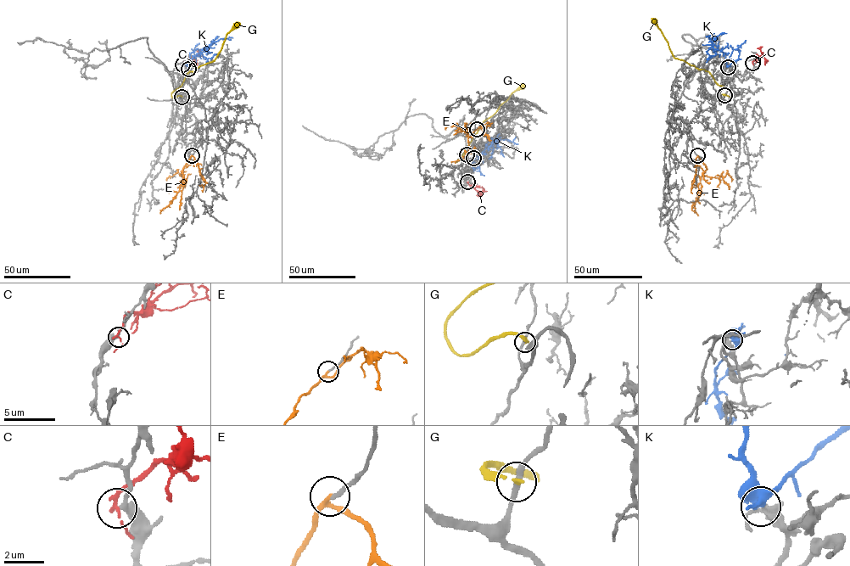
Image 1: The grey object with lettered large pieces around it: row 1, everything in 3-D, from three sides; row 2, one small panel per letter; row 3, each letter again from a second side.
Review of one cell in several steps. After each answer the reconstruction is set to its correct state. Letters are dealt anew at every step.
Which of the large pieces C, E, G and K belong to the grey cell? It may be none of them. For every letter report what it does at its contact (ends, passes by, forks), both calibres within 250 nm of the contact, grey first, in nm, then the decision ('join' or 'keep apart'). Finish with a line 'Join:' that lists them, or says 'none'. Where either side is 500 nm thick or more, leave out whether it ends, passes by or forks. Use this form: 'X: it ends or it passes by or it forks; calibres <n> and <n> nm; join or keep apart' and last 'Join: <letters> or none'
C: it passes by; calibres 260 and 180 nm; keep apart
E: it passes by; calibres 200 and 190 nm; join
G: it ends; calibres 240 and 160 nm; keep apart
K: it forks; calibres 280 and 360 nm; keep apart
Join: E

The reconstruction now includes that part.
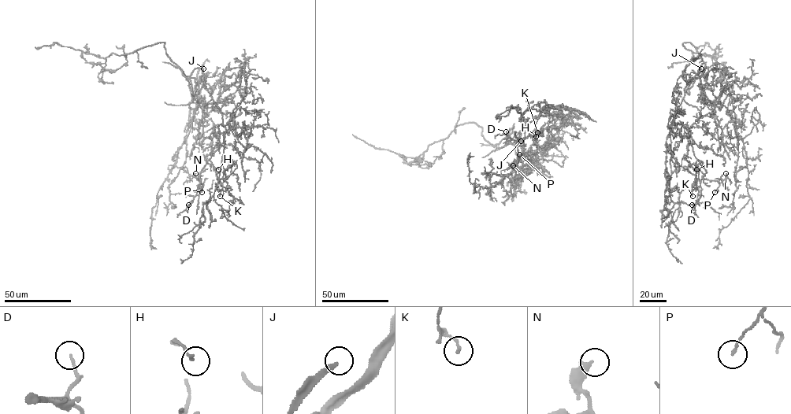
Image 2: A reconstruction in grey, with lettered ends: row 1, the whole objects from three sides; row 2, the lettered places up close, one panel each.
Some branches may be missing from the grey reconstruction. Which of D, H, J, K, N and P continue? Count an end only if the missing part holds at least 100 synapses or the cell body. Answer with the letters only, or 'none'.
J

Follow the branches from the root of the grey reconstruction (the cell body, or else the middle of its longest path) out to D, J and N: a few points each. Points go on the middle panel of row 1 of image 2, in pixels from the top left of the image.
D: (507, 140), (519, 145), (521, 131), (540, 112), (536, 130), (518, 146), (518, 140), (509, 138), (506, 131)
J: (507, 140), (514, 145), (520, 145), (520, 138), (521, 141)
N: (507, 140), (519, 145), (521, 131), (540, 112), (536, 130), (518, 146), (517, 142), (518, 159), (513, 165)

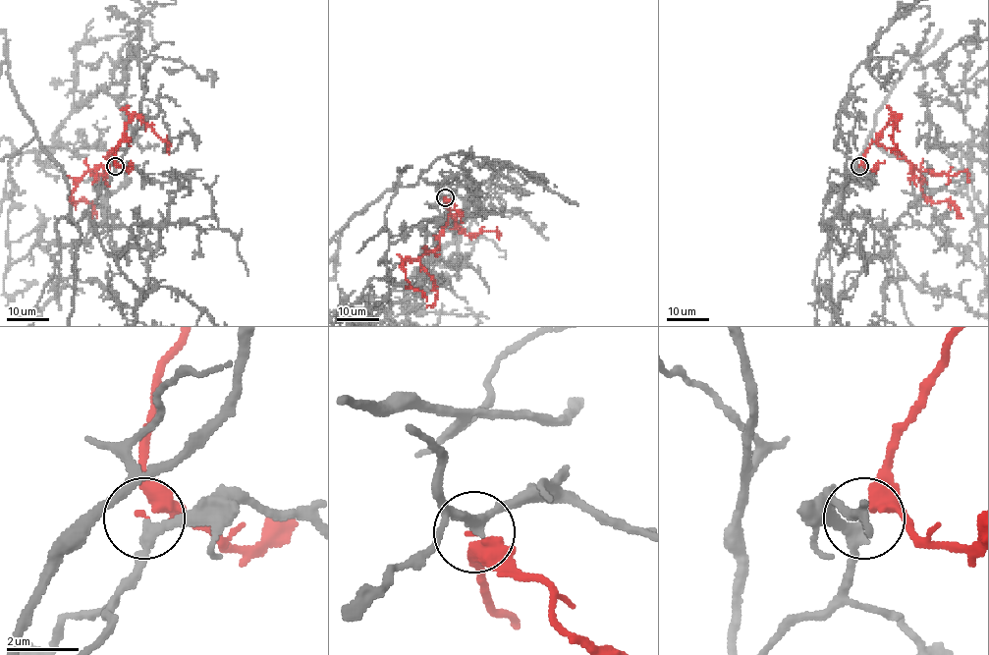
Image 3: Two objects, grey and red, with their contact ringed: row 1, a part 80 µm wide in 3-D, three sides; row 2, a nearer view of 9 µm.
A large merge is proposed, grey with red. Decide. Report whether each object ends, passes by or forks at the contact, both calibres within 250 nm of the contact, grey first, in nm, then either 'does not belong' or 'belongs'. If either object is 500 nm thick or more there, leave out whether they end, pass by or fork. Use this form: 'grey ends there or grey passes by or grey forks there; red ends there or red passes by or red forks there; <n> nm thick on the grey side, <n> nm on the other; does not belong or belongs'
grey passes by; red ends there; 260 nm thick on the grey side, 280 nm on the other; belongs

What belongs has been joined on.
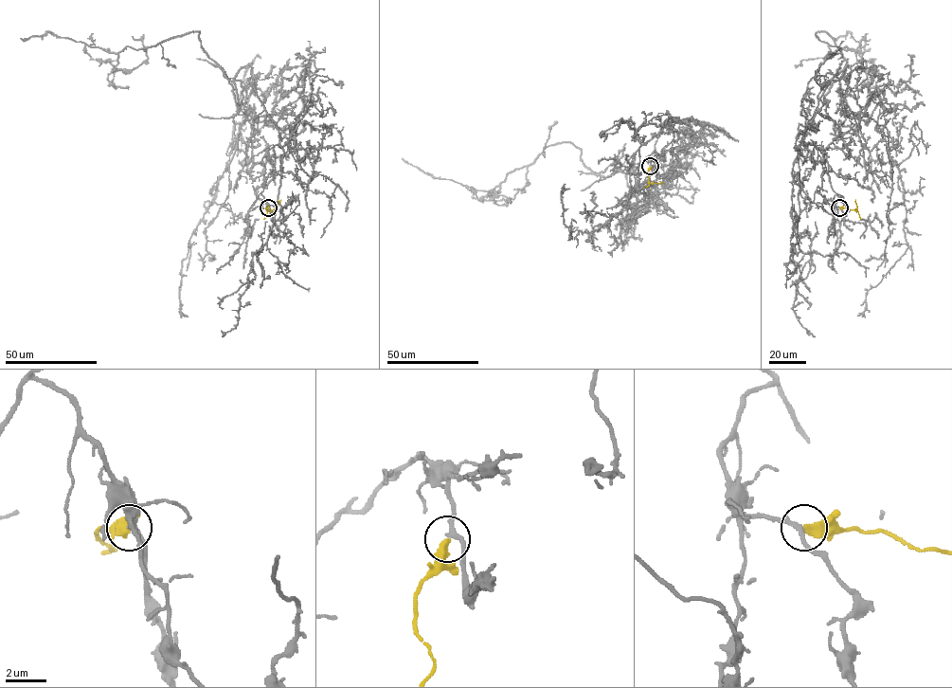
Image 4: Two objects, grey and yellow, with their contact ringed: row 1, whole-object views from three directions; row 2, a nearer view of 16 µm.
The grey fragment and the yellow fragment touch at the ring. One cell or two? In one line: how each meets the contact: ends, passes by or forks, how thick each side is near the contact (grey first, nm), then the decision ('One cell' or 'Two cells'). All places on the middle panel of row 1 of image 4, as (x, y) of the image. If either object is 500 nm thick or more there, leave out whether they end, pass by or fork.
At the ring grey passes by. At the ring yellow ends. Thickness 200 nm (grey) against 440 nm. One cell

